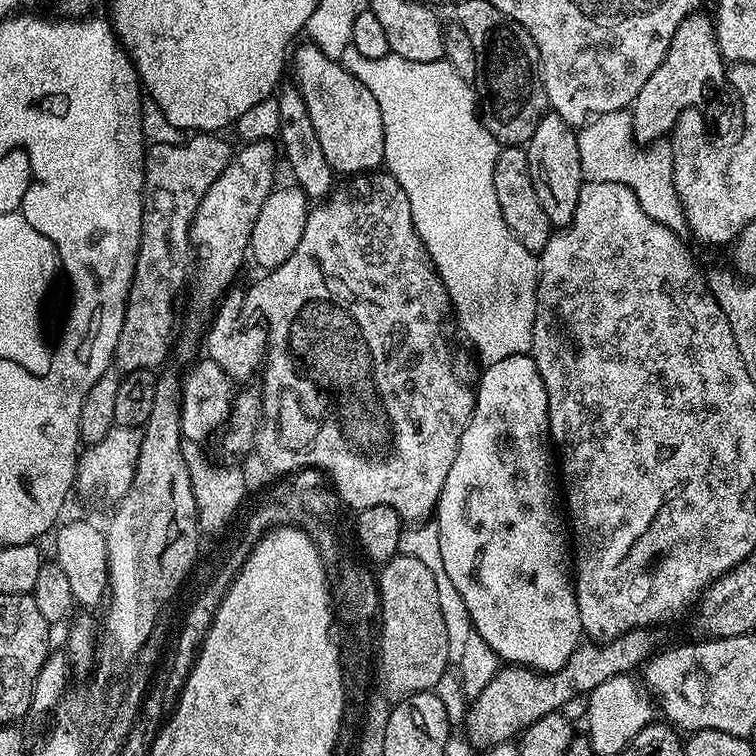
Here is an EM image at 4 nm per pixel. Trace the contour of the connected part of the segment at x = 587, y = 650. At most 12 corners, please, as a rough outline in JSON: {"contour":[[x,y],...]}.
{"contour":[[651,627],[581,642],[557,672],[504,666],[467,705],[477,750],[519,737],[657,651]]}

